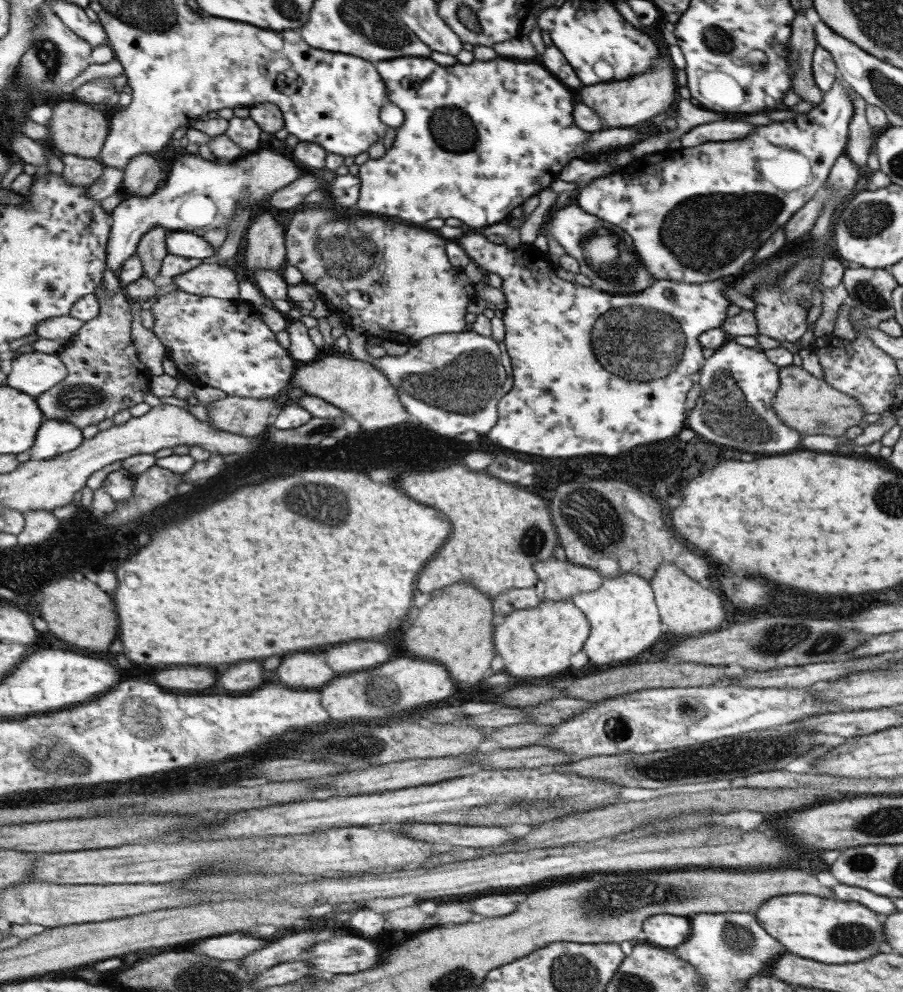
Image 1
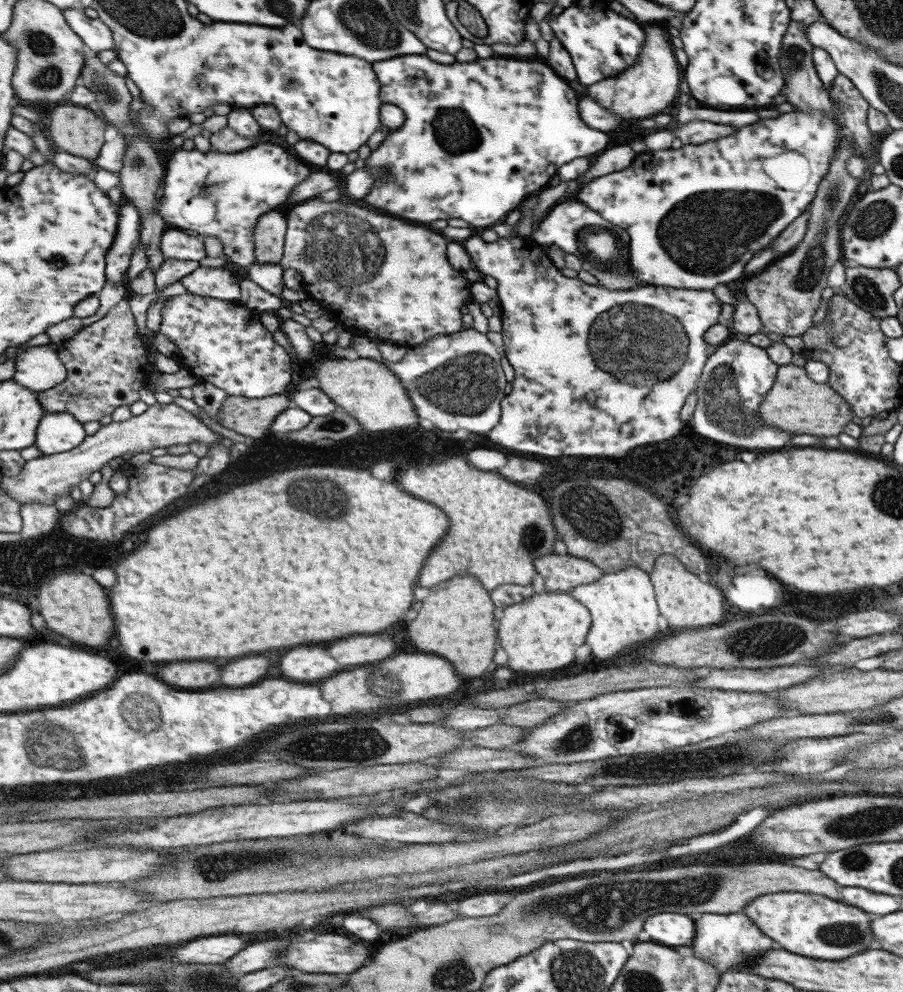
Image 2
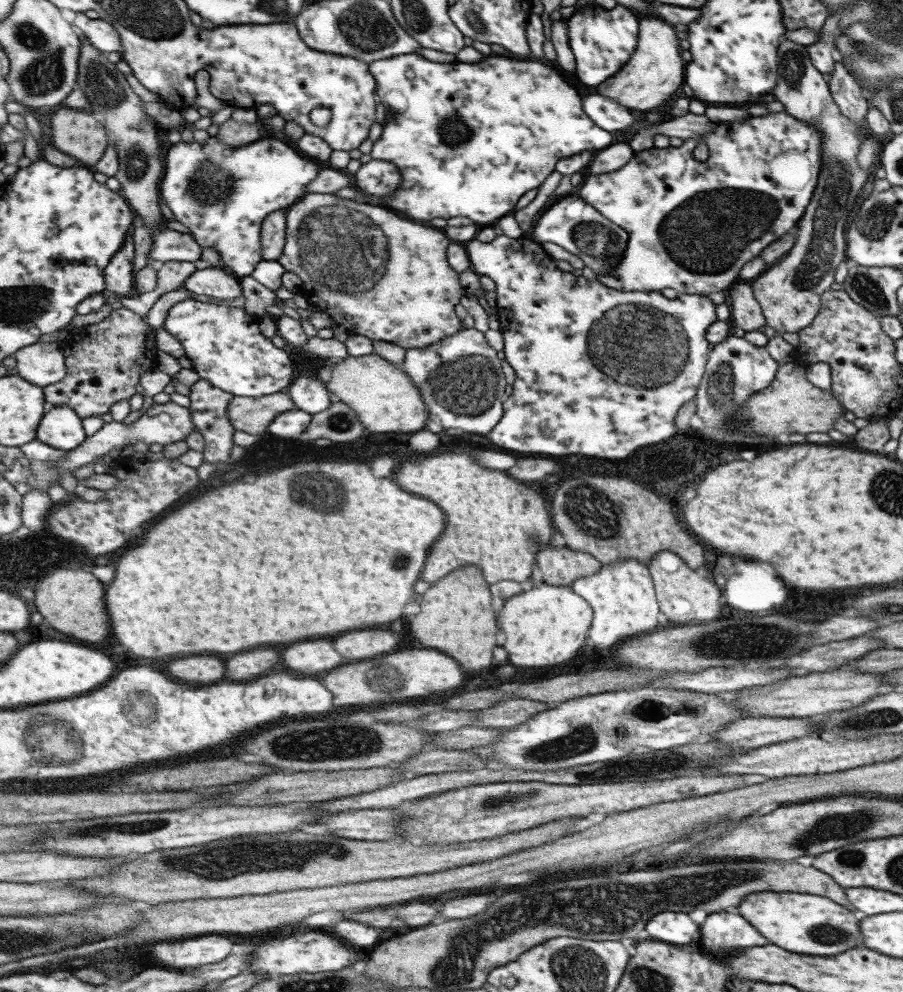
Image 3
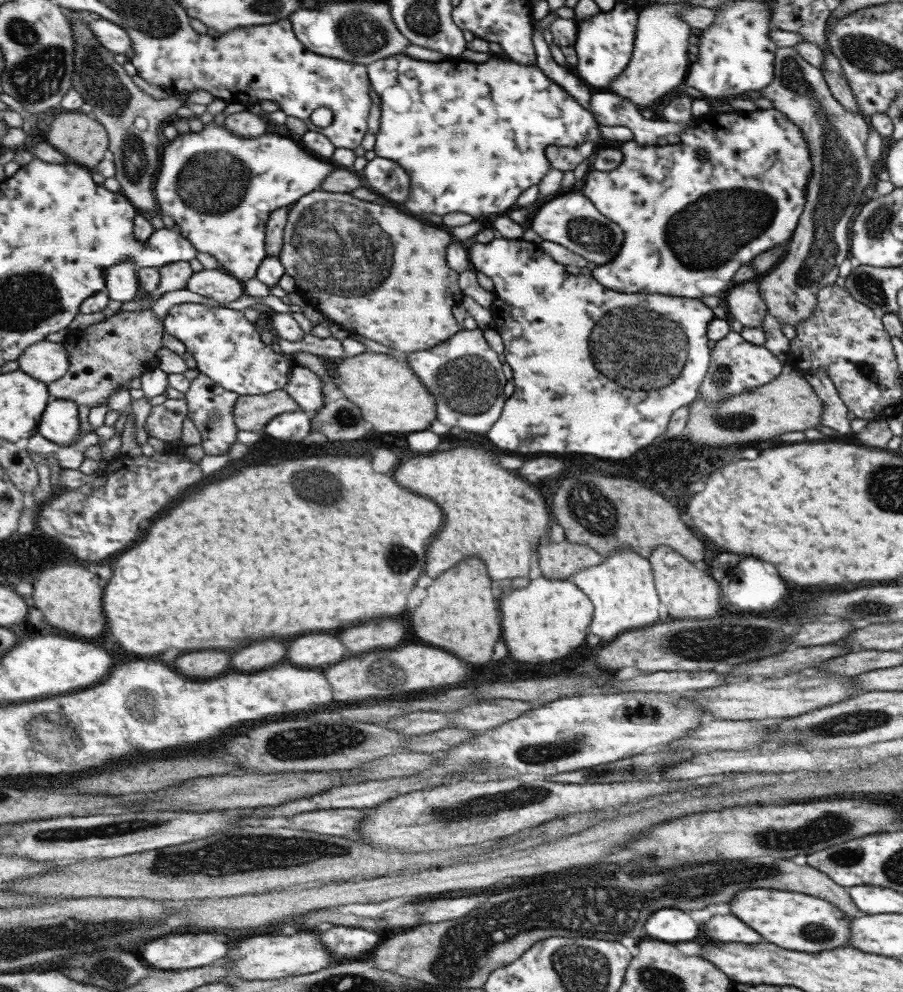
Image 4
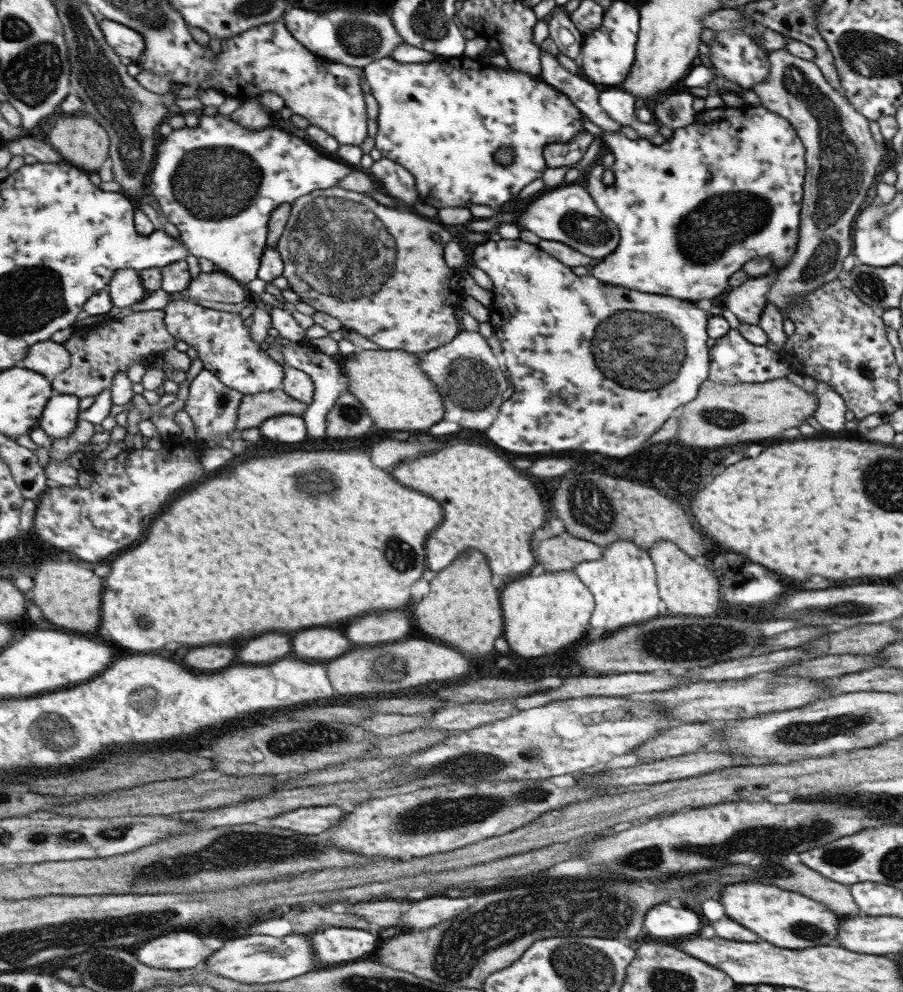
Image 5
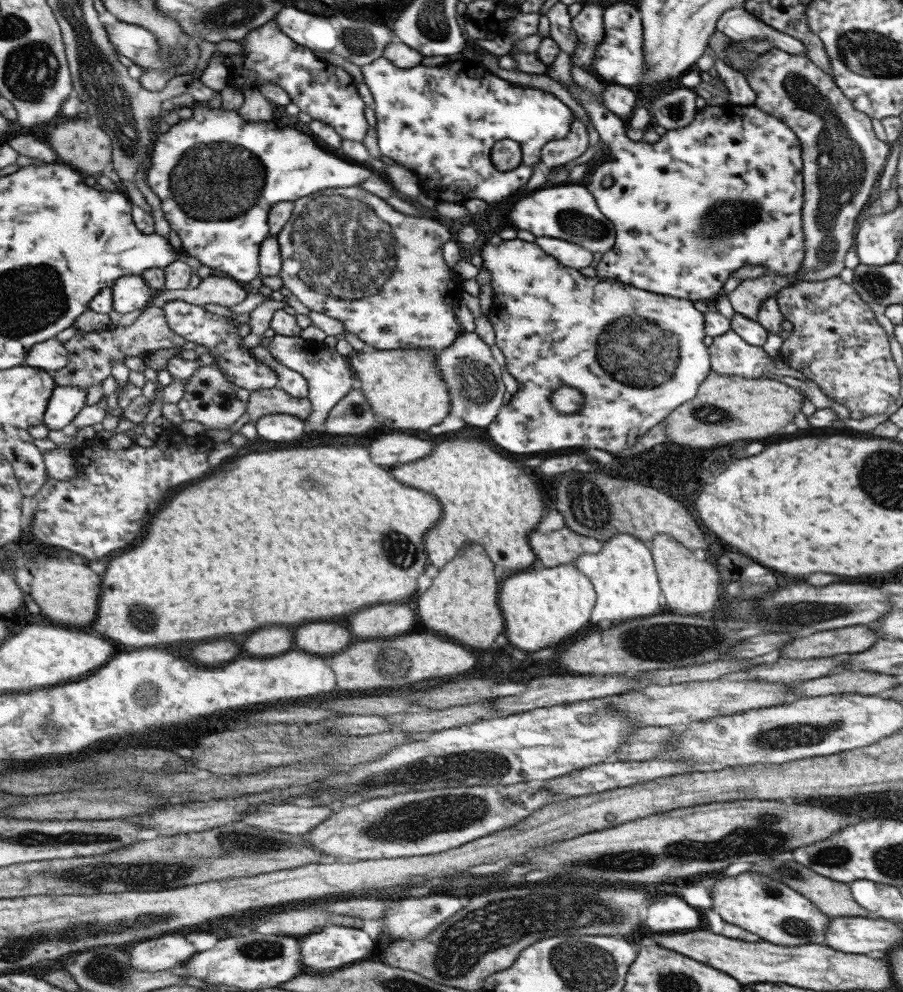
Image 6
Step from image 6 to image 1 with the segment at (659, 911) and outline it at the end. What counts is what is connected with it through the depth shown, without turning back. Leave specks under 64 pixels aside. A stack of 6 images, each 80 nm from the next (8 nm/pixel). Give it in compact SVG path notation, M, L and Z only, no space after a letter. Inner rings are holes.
M654 914L641 925L641 940L666 950L681 944L690 933L689 918L672 914Z

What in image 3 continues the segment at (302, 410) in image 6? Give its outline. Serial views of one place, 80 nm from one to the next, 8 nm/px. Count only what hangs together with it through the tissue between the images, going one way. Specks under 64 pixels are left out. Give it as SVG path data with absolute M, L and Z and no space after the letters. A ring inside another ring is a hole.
M279 391L262 397L232 396L226 408L226 415L234 430L259 437L275 418L275 414L293 408L295 406L285 391Z

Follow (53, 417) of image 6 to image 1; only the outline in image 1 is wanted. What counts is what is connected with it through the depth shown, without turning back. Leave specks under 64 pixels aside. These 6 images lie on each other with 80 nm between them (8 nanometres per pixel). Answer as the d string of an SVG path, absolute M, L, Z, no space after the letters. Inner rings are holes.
M45 419L35 444L30 448L32 459L47 460L79 448L84 441L83 431L75 424L59 419Z

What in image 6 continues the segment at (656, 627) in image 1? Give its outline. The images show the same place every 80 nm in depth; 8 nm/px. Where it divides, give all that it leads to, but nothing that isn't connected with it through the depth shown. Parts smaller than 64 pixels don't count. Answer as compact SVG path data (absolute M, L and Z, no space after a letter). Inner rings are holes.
M617 533L600 545L595 554L580 554L574 565L591 581L596 599L590 612L590 622L600 629L647 615L657 614L661 591L648 544L635 535Z

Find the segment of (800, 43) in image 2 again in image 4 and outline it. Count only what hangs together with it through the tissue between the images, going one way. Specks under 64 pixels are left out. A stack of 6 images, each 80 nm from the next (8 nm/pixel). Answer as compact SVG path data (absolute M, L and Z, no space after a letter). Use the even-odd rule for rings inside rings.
M792 46L775 49L773 68L771 82L764 86L759 94L770 100L772 108L783 113L801 131L809 149L811 176L807 179L804 208L790 242L787 244L785 254L771 271L757 278L757 284L759 296L766 306L766 312L774 316L780 326L782 324L795 326L811 316L816 305L816 292L835 282L838 277L838 267L849 257L850 240L847 240L849 220L857 204L859 205L863 190L875 177L871 172L872 162L866 159L868 156L865 142L869 129L866 118L859 113L845 110L845 107L830 93L822 71L803 60L803 57L797 54Z

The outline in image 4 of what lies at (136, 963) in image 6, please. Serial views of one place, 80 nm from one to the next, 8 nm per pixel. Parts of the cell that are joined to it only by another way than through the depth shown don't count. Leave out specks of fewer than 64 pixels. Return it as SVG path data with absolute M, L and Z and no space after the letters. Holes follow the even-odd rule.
M171 933L147 943L141 957L150 967L161 971L191 972L210 962L218 962L228 950L225 942L219 942L211 934Z

